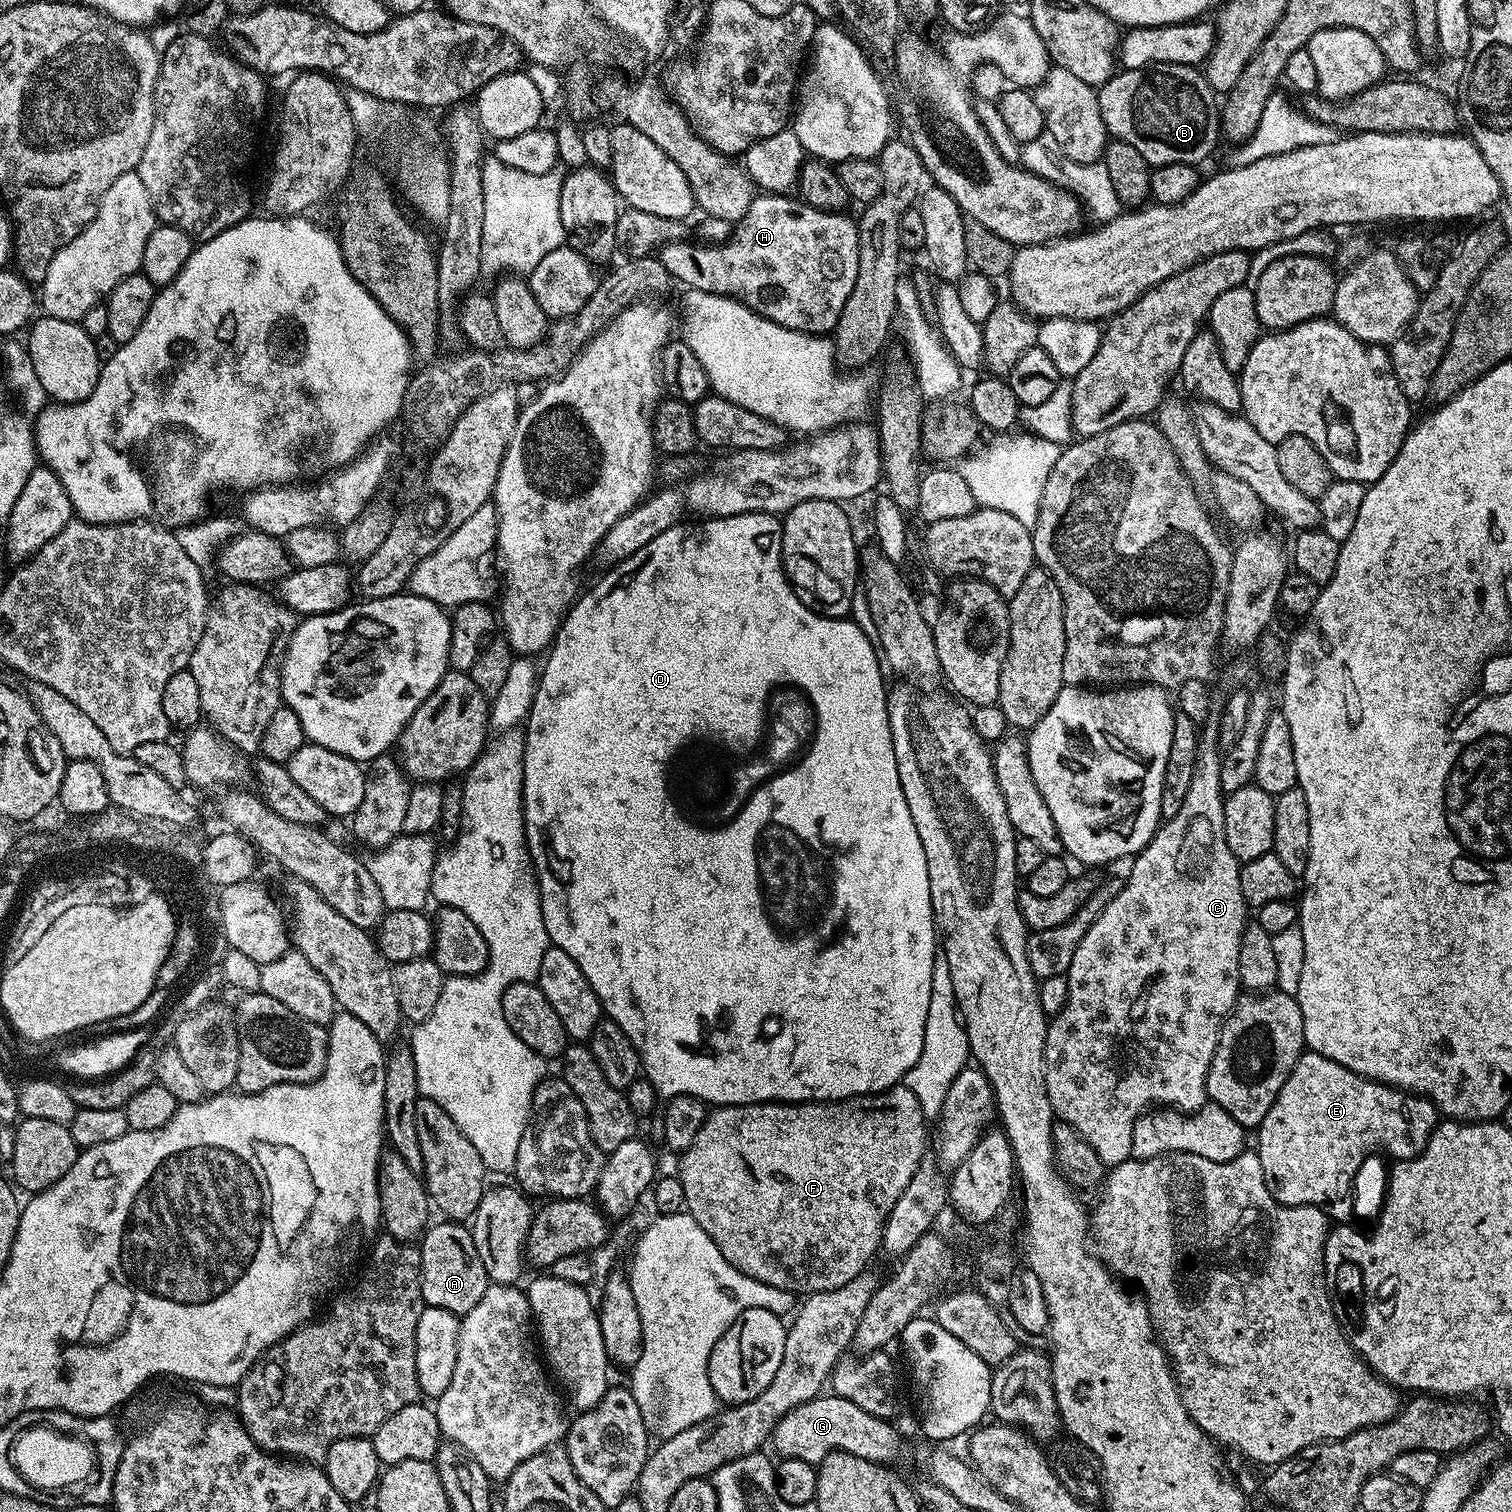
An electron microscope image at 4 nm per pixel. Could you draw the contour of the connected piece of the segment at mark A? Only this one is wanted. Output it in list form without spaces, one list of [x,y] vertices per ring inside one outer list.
[[[460,1222],[433,1223],[419,1241],[420,1249],[420,1296],[429,1308],[450,1310],[458,1317],[465,1316],[478,1306],[482,1294],[489,1286],[486,1266],[478,1258],[471,1231]]]

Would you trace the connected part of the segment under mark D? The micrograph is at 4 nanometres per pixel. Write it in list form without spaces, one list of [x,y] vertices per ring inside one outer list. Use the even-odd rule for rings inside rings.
[[[747,512],[747,513],[746,513],[746,514],[738,514],[738,515],[737,515],[737,516],[718,516],[718,517],[715,517],[715,518],[704,518],[704,519],[701,519],[701,520],[700,520],[700,521],[699,521],[699,522],[696,522],[696,523],[700,523],[700,524],[687,524],[687,522],[681,522],[681,523],[679,523],[679,524],[675,524],[675,526],[674,526],[674,527],[673,527],[673,528],[667,528],[667,529],[666,529],[666,531],[665,531],[665,532],[663,532],[663,533],[662,533],[662,534],[658,534],[658,538],[654,538],[654,542],[650,542],[650,543],[649,543],[649,544],[647,544],[647,546],[646,546],[646,547],[645,547],[645,548],[643,548],[643,549],[642,549],[642,550],[638,550],[638,551],[637,551],[637,552],[635,552],[635,554],[633,554],[633,556],[631,556],[631,557],[630,557],[630,558],[626,558],[626,559],[625,559],[625,560],[624,560],[624,561],[622,561],[622,563],[620,563],[620,564],[614,564],[614,565],[611,565],[611,567],[609,567],[609,568],[608,568],[608,569],[607,569],[607,571],[605,571],[605,572],[608,572],[608,573],[606,573],[606,574],[605,574],[605,576],[604,576],[604,577],[602,577],[602,578],[601,578],[601,580],[600,580],[600,581],[598,581],[598,582],[597,582],[597,584],[596,584],[596,585],[594,585],[594,586],[593,586],[593,588],[592,588],[592,589],[590,589],[590,590],[589,590],[589,592],[588,592],[588,593],[586,593],[586,594],[585,594],[585,596],[584,596],[584,593],[583,593],[583,595],[581,595],[581,596],[580,596],[580,597],[579,597],[579,599],[577,599],[577,600],[576,600],[576,601],[575,601],[575,603],[573,603],[573,605],[572,605],[572,607],[571,607],[571,608],[569,608],[569,609],[568,609],[568,611],[567,611],[567,613],[566,613],[566,615],[565,615],[565,616],[564,616],[564,617],[563,617],[563,619],[561,619],[561,622],[560,622],[560,628],[559,628],[559,629],[558,629],[558,630],[557,630],[557,631],[556,631],[556,639],[555,639],[555,640],[553,640],[553,641],[552,641],[552,643],[551,643],[551,645],[550,645],[550,647],[549,647],[549,648],[548,648],[548,649],[547,649],[547,652],[546,652],[546,657],[547,657],[547,656],[548,656],[548,661],[546,661],[546,662],[545,662],[545,664],[544,664],[544,668],[543,668],[543,664],[542,664],[542,667],[541,667],[541,668],[540,668],[540,669],[539,669],[539,672],[538,672],[538,673],[539,673],[539,680],[538,680],[538,682],[537,682],[537,690],[536,690],[536,693],[535,693],[535,694],[534,694],[534,700],[533,700],[533,705],[532,705],[532,706],[530,706],[530,710],[529,710],[529,714],[528,714],[528,717],[527,717],[527,719],[526,719],[526,723],[525,723],[525,724],[524,724],[524,725],[523,725],[523,728],[522,728],[522,731],[523,731],[523,733],[524,733],[524,761],[523,761],[523,762],[522,762],[522,770],[523,770],[523,771],[524,771],[524,841],[525,841],[525,842],[526,842],[526,843],[527,843],[527,844],[528,844],[528,855],[529,855],[529,856],[531,856],[531,857],[532,857],[532,867],[533,867],[533,868],[535,868],[535,870],[536,870],[536,882],[537,882],[537,884],[539,884],[539,886],[540,886],[540,905],[541,905],[541,906],[542,906],[542,918],[543,918],[543,919],[544,919],[544,921],[545,921],[545,922],[546,922],[546,934],[547,934],[547,935],[548,935],[548,938],[549,938],[549,941],[550,941],[550,944],[551,944],[551,947],[554,947],[554,948],[561,948],[561,949],[562,949],[562,950],[566,950],[566,954],[570,954],[570,958],[574,958],[574,962],[578,962],[578,970],[582,970],[582,974],[583,974],[583,975],[584,975],[584,977],[585,977],[585,978],[586,978],[586,982],[590,982],[590,986],[591,986],[591,987],[592,987],[592,989],[593,989],[593,990],[594,990],[594,994],[595,994],[595,995],[596,995],[596,996],[597,996],[597,997],[598,997],[598,999],[599,999],[599,1000],[600,1000],[600,1007],[601,1007],[601,1009],[602,1009],[602,1012],[603,1012],[603,1015],[604,1015],[604,1016],[605,1016],[605,1017],[607,1017],[607,1019],[609,1019],[609,1020],[613,1020],[613,1022],[614,1022],[614,1023],[615,1023],[615,1024],[617,1024],[617,1026],[619,1026],[619,1028],[620,1028],[620,1029],[621,1029],[621,1030],[622,1030],[622,1034],[626,1034],[626,1038],[630,1038],[630,1042],[631,1042],[631,1043],[632,1043],[632,1045],[633,1045],[633,1046],[634,1046],[634,1050],[635,1050],[635,1051],[636,1051],[636,1053],[637,1053],[637,1054],[638,1054],[638,1055],[640,1055],[640,1067],[641,1067],[641,1069],[642,1069],[642,1072],[643,1072],[643,1075],[644,1075],[644,1076],[645,1076],[645,1077],[647,1077],[647,1080],[648,1080],[648,1081],[650,1081],[650,1083],[652,1083],[652,1084],[653,1084],[653,1088],[654,1088],[654,1090],[655,1090],[655,1091],[656,1091],[656,1093],[658,1093],[658,1094],[659,1094],[659,1095],[660,1095],[660,1096],[661,1096],[661,1097],[664,1097],[664,1098],[667,1098],[667,1097],[670,1097],[670,1096],[677,1096],[677,1095],[678,1095],[678,1094],[686,1094],[686,1095],[687,1095],[687,1096],[696,1096],[696,1097],[698,1097],[698,1098],[699,1098],[699,1099],[700,1099],[700,1100],[702,1100],[702,1101],[704,1101],[704,1103],[705,1103],[705,1104],[707,1104],[707,1105],[709,1105],[709,1106],[723,1106],[723,1105],[726,1105],[726,1104],[766,1104],[766,1103],[769,1103],[769,1102],[783,1102],[783,1103],[786,1103],[786,1104],[807,1104],[807,1103],[809,1103],[809,1102],[827,1102],[827,1101],[830,1101],[830,1100],[848,1100],[848,1099],[849,1099],[849,1098],[850,1098],[850,1097],[852,1097],[852,1096],[869,1096],[869,1095],[870,1095],[870,1094],[874,1094],[874,1093],[875,1093],[875,1092],[885,1092],[885,1090],[887,1090],[887,1088],[895,1088],[895,1087],[897,1087],[897,1085],[899,1085],[899,1084],[900,1084],[900,1083],[901,1083],[901,1081],[903,1081],[903,1078],[904,1078],[904,1075],[906,1075],[906,1074],[907,1074],[907,1072],[908,1072],[908,1071],[909,1071],[909,1070],[910,1070],[910,1066],[914,1066],[914,1062],[918,1062],[918,1054],[922,1054],[922,1038],[923,1038],[923,1037],[924,1037],[924,1035],[925,1035],[925,1034],[926,1034],[926,1010],[930,1010],[930,978],[931,978],[931,977],[932,977],[932,975],[933,975],[933,974],[934,974],[934,958],[935,958],[935,957],[936,957],[936,955],[937,955],[937,954],[938,954],[938,929],[937,929],[937,927],[936,927],[936,918],[935,918],[935,916],[933,916],[933,915],[932,915],[932,899],[931,899],[931,898],[930,898],[930,874],[929,874],[929,873],[928,873],[928,871],[927,871],[927,870],[926,870],[926,850],[922,850],[922,838],[918,838],[918,829],[916,829],[916,827],[914,827],[914,818],[910,818],[910,806],[906,806],[906,794],[902,794],[902,786],[901,786],[901,785],[900,785],[900,779],[899,779],[899,778],[898,778],[898,762],[897,762],[897,761],[896,761],[896,755],[895,755],[895,754],[894,754],[894,742],[893,742],[893,741],[892,741],[892,731],[891,731],[891,730],[890,730],[890,718],[889,718],[889,717],[888,717],[888,705],[889,705],[889,703],[890,703],[890,692],[889,692],[889,689],[887,689],[887,690],[886,690],[886,689],[884,689],[884,672],[885,672],[885,669],[884,669],[884,668],[883,668],[883,667],[882,667],[882,660],[881,660],[881,657],[880,657],[880,656],[879,656],[879,655],[878,655],[878,648],[877,648],[877,645],[874,645],[874,644],[872,644],[872,643],[871,643],[871,642],[870,642],[870,638],[866,638],[866,634],[865,634],[865,633],[864,633],[864,631],[862,631],[862,629],[860,629],[860,627],[859,627],[859,626],[857,626],[857,625],[856,625],[856,621],[855,621],[855,620],[853,620],[853,619],[851,619],[851,618],[833,618],[833,617],[831,617],[831,616],[822,616],[822,615],[820,615],[820,613],[819,613],[819,612],[817,612],[817,611],[815,611],[815,610],[813,610],[813,609],[811,609],[811,608],[808,608],[808,607],[807,607],[807,606],[805,606],[805,605],[804,605],[804,604],[803,604],[803,603],[802,603],[802,602],[801,602],[801,601],[800,601],[800,598],[799,598],[799,596],[797,596],[797,594],[796,594],[796,590],[795,590],[795,588],[793,588],[793,587],[792,587],[792,585],[791,585],[791,584],[789,584],[789,583],[788,583],[788,581],[787,581],[787,579],[786,579],[786,577],[785,577],[785,575],[784,575],[784,566],[783,566],[783,563],[782,563],[782,561],[781,561],[781,559],[780,559],[780,539],[781,539],[781,538],[782,538],[782,524],[781,524],[781,521],[780,521],[780,520],[779,520],[779,519],[777,519],[777,517],[776,517],[776,516],[775,516],[775,515],[773,515],[773,513],[770,513],[770,512]]]

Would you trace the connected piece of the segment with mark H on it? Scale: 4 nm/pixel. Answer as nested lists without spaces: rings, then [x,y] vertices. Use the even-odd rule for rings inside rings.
[[[753,195],[750,202],[750,214],[745,214],[742,228],[738,234],[732,234],[727,243],[691,248],[688,242],[673,242],[659,249],[658,259],[662,266],[677,281],[684,283],[685,289],[693,288],[703,292],[713,292],[719,296],[739,298],[745,306],[757,312],[767,320],[778,322],[778,326],[786,326],[790,330],[806,332],[810,336],[828,334],[835,329],[838,318],[842,314],[842,306],[846,306],[846,298],[850,298],[850,290],[854,290],[854,282],[858,282],[858,234],[857,221],[852,220],[843,211],[823,212],[811,208],[799,198],[791,195]]]

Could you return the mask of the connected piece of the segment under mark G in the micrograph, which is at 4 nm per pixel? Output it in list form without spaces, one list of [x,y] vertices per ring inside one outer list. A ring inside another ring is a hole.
[[[821,1394],[786,1414],[772,1432],[770,1448],[780,1458],[802,1458],[802,1462],[819,1465],[832,1452],[849,1452],[875,1464],[896,1466],[904,1452],[904,1440],[891,1419],[875,1416],[862,1406],[854,1406],[835,1394]]]

